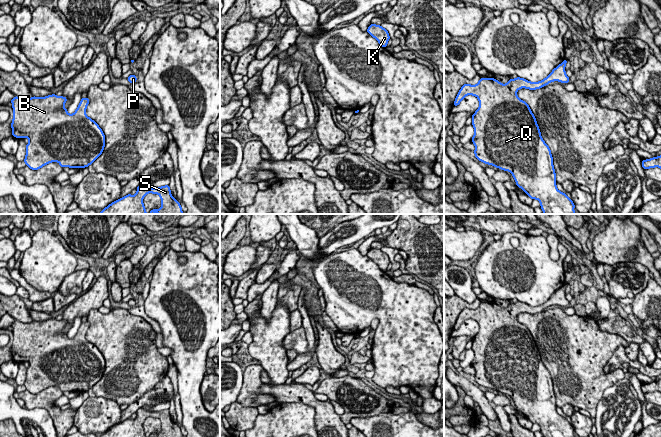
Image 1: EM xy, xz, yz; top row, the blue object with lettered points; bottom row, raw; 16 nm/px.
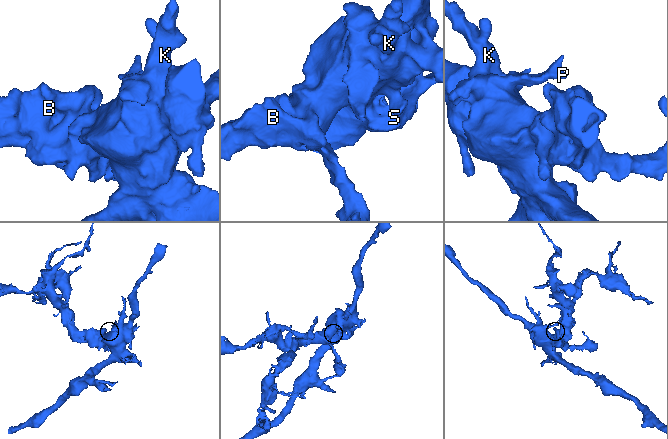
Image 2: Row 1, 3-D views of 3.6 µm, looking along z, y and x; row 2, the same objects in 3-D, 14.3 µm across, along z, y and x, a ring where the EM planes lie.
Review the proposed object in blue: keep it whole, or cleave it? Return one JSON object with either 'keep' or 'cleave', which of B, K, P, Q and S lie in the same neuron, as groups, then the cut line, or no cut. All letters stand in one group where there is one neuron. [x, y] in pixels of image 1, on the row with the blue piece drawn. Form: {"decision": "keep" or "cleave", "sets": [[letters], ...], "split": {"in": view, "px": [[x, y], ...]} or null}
{"decision": "keep", "sets": [["B", "K", "P", "Q", "S"]], "split": null}

